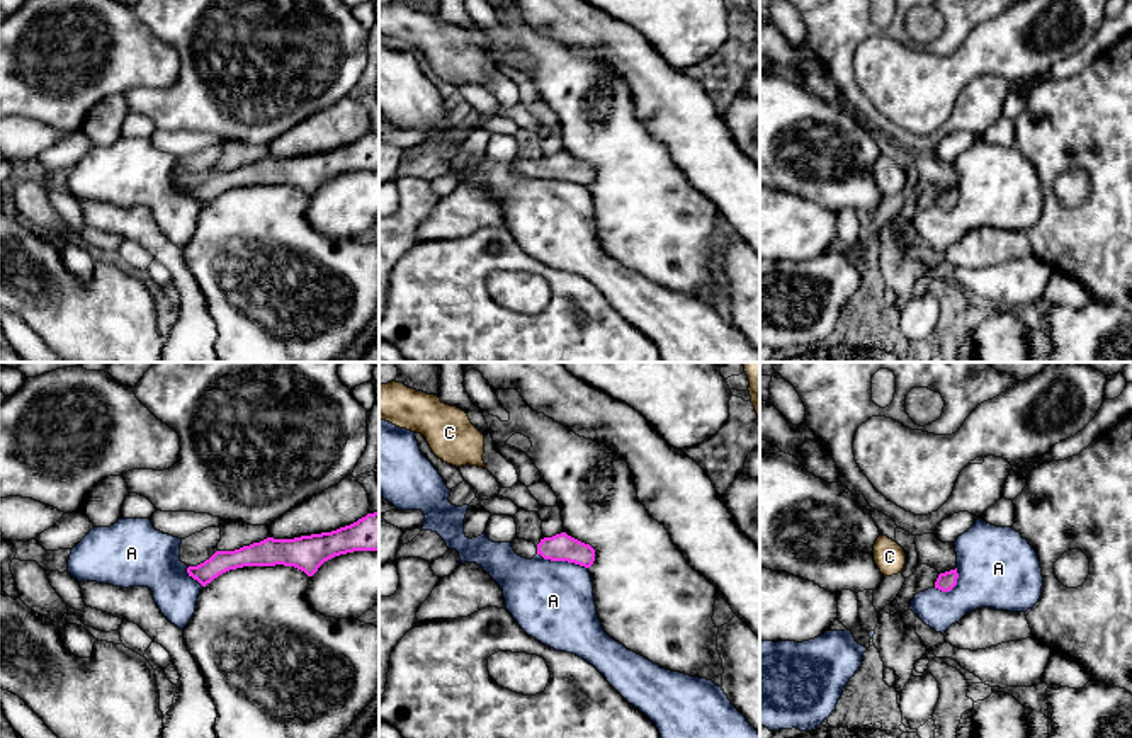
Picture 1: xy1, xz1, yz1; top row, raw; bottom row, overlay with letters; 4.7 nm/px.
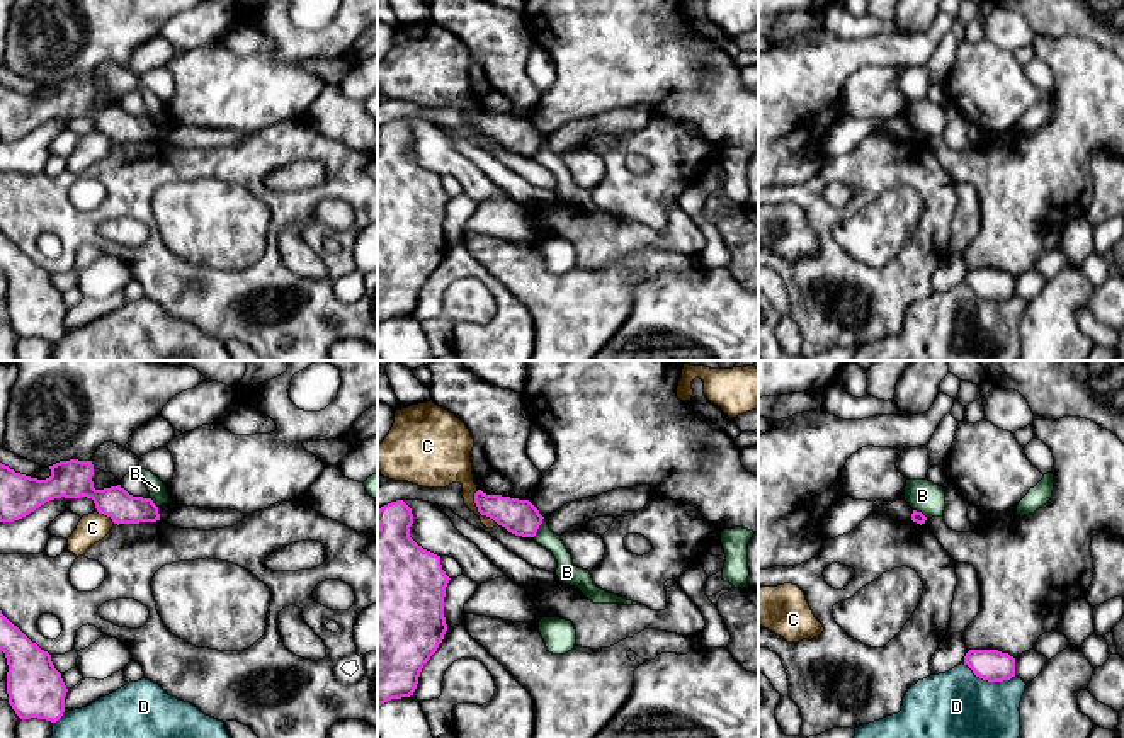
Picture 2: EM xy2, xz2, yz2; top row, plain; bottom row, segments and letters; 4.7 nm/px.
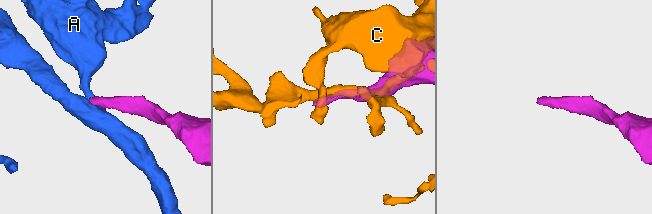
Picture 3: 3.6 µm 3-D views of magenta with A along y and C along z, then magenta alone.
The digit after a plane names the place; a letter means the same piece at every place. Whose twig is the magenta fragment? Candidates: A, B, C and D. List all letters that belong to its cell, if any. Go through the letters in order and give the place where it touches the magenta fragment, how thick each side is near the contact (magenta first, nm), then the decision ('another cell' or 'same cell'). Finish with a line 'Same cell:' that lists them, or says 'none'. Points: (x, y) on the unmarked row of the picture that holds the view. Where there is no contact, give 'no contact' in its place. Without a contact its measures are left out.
A: xz1 (563, 179) | 130/380 nm | another cell
B: xz2 (538, 147) | 170/100 nm | another cell
C: xz2 (478, 130) | 170/180 nm | another cell
D: yz2 (988, 300) | 150/500 nm | another cell
Same cell: none

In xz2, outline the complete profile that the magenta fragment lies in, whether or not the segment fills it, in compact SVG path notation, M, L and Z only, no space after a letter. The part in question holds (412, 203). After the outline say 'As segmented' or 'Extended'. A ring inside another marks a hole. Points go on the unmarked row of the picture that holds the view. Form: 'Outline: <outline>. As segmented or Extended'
Outline: M391 121L378 129L378 326L391 318L413 315L420 291L447 250L444 216L449 196L440 175L410 156L412 128Z. As segmented

